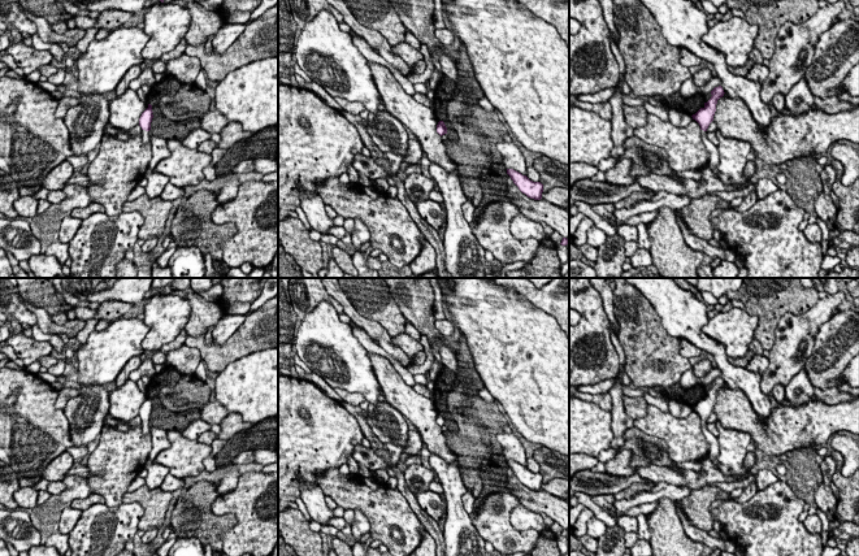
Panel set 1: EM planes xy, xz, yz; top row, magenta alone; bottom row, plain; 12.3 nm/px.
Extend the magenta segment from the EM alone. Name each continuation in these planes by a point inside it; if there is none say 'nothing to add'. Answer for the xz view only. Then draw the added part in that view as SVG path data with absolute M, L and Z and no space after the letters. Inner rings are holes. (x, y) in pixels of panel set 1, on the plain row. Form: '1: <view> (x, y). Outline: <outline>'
nothing to add

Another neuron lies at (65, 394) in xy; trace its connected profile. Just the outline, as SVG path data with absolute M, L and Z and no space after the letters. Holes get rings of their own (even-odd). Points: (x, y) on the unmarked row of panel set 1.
M66 387L66 388L60 390L57 400L56 400L56 408L64 411L68 401L71 398L78 396L78 395L79 395L78 390L71 388L71 387Z

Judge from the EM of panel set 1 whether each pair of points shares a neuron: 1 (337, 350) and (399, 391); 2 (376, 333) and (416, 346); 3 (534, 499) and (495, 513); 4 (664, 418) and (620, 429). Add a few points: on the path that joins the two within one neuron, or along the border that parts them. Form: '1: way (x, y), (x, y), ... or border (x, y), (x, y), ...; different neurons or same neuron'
1: border (373, 373), (384, 394); different neurons
2: border (391, 338), (406, 355), (410, 364); different neurons
3: border (508, 491), (520, 503); different neurons
4: border (634, 420), (633, 425); different neurons

